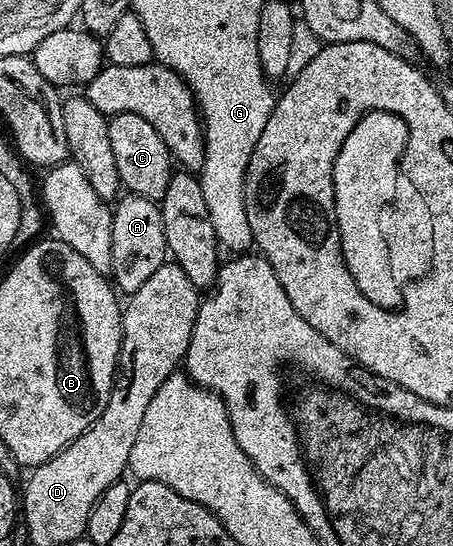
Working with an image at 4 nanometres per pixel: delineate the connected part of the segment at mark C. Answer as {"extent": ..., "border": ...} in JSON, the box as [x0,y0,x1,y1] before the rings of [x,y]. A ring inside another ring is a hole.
{"extent":[108,112,174,201],"border":[[[120,112],[108,121],[110,130],[110,147],[114,154],[114,162],[118,166],[118,178],[125,193],[150,198],[154,201],[164,199],[170,186],[170,178],[174,171],[171,150],[162,142],[162,134],[146,122],[146,118],[138,118],[138,114]]]}

